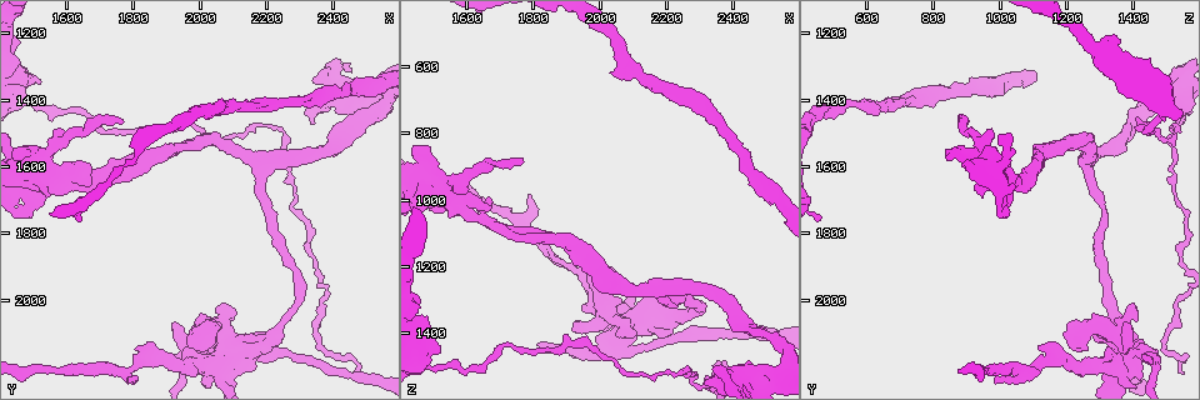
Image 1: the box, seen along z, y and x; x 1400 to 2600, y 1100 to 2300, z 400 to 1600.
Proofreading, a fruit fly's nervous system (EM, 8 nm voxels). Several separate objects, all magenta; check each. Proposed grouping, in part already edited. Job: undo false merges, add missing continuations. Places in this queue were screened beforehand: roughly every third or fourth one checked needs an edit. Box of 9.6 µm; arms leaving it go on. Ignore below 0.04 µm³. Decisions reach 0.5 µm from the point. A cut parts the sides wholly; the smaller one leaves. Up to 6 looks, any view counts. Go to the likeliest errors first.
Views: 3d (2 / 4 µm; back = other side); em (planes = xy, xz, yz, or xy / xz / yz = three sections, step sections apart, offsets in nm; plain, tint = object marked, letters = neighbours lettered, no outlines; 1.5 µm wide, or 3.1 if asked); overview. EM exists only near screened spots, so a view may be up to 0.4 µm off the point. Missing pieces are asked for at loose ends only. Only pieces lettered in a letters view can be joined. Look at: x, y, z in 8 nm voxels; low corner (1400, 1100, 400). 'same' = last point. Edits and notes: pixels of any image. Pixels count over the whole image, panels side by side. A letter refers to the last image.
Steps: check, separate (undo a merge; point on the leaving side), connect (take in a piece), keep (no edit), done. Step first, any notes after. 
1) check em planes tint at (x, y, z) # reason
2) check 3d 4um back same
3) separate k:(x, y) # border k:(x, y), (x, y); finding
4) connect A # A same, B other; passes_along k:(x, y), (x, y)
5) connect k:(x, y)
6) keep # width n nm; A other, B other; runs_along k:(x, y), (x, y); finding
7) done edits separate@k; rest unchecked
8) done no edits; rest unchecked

check em planes tint at (1700, 1490, 1430)

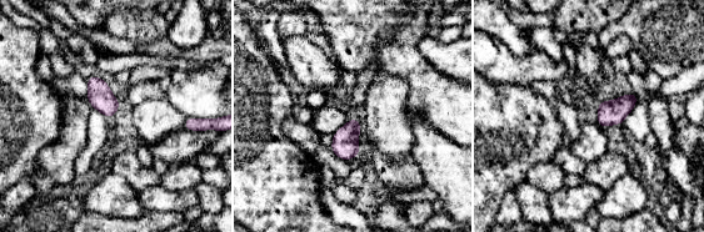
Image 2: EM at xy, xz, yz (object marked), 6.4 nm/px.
check em planes letters same

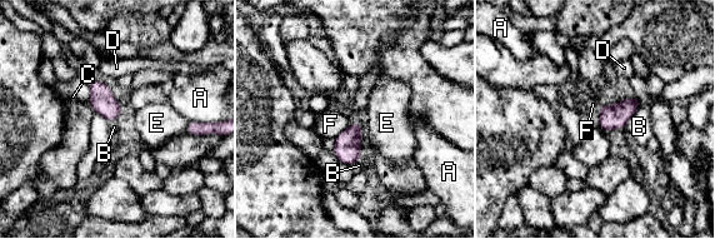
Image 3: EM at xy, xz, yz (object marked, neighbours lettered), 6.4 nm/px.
keep # A other, B other, C other, D other, E other, F other; border 3:(354, 123), (335, 139); all the same neuron

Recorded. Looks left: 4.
check em xz step 8 tint at (1970, 2210, 1260) # thick turns thin

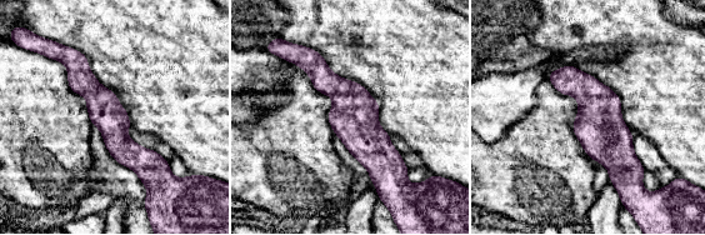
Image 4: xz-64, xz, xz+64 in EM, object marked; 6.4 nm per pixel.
check em planes letters same # another direction

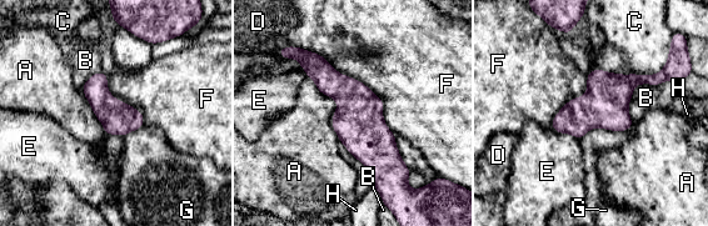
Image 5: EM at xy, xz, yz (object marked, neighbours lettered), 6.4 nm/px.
keep # A other, B other, C other, D other, E other, F other, G other, H other; runs_along 5:(310, 55), (359, 109), (379, 186); all the same neuron

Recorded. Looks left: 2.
check 3d 2um at (2040, 1430, 620) # free end

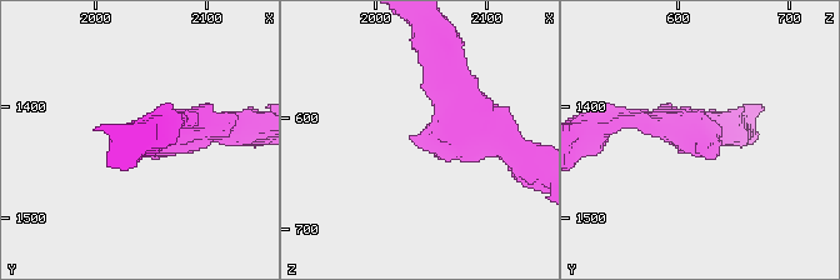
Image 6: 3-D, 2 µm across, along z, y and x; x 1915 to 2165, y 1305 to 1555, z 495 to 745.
check em planes letters at (2032, 1432, 620) # arm_widths 220, 220 nm

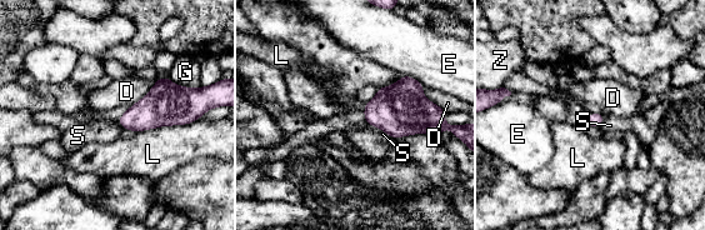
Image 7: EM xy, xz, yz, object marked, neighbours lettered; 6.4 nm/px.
keep # D other, E other, G other, L other, S other, Z other; border 7:(160, 78), (145, 95), (129, 108); none of them fits

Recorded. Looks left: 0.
done no edits; rest unchecked

